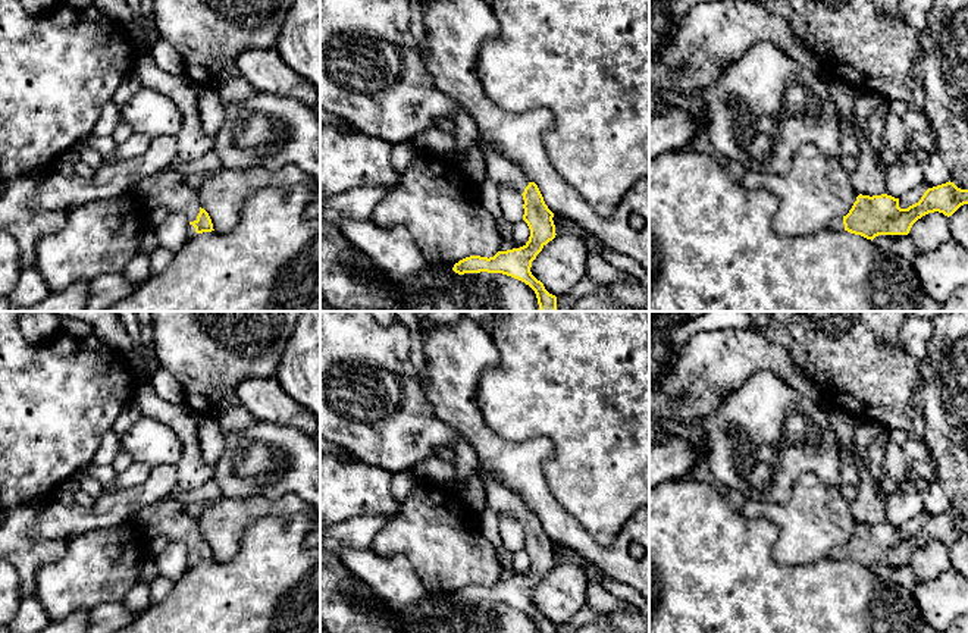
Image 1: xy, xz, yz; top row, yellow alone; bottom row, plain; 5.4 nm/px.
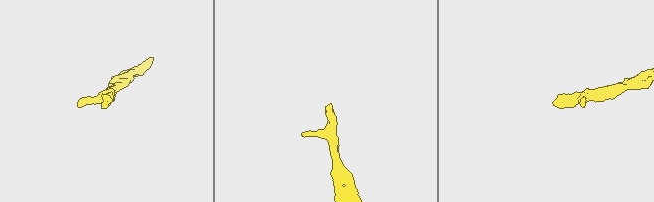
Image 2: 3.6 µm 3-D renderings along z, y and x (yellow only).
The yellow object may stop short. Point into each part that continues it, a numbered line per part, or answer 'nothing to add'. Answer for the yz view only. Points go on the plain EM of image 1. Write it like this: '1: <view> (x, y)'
1: yz (836, 554)

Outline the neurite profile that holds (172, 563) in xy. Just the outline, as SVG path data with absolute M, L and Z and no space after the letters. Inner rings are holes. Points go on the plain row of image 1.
M169 542L165 551L154 558L160 577L176 582L188 568L189 549L184 542Z

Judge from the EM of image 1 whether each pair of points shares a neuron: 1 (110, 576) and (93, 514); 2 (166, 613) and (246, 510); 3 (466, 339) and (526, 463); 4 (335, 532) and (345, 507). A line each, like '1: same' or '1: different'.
1: different
2: different
3: same
4: different

